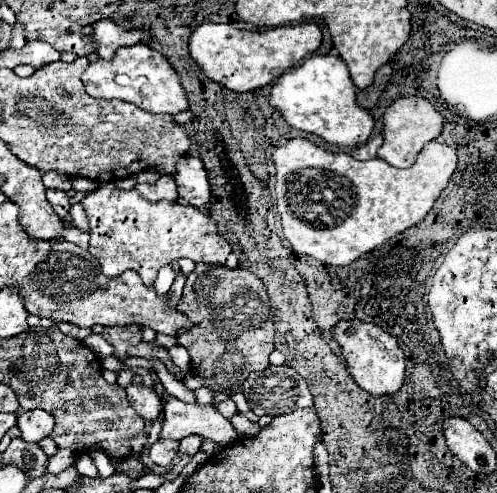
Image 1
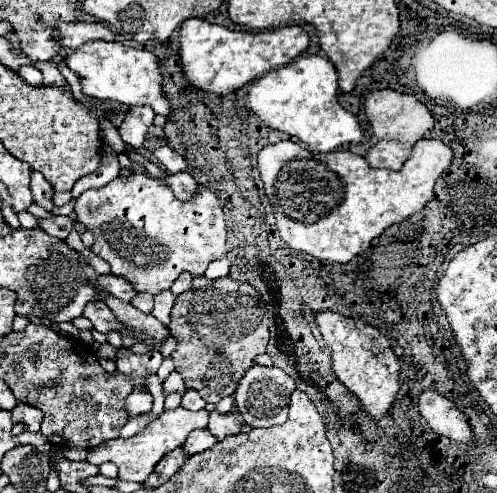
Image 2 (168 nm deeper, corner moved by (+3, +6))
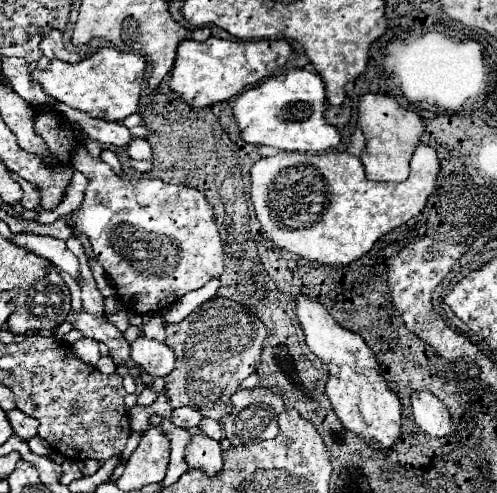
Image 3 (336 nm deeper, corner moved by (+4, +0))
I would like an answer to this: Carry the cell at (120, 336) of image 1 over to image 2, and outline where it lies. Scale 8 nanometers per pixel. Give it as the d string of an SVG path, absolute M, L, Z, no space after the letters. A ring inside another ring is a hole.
M95 302L89 308L85 308L85 318L89 318L93 322L93 328L107 334L111 330L121 332L123 324L119 320L115 320L115 316L111 314L111 308L105 302Z

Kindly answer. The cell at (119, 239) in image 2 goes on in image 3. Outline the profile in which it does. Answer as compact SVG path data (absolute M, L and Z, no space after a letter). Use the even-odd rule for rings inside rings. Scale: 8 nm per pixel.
M76 144L70 162L78 172L88 176L86 196L74 212L74 230L88 236L96 260L114 280L124 306L136 314L154 314L176 302L184 294L202 288L208 280L220 278L224 268L224 252L214 222L212 206L200 190L174 186L162 180L124 180L100 158L92 158L84 144Z

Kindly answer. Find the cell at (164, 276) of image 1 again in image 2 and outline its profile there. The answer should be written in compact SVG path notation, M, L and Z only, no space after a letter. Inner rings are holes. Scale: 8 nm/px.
M138 293L135 298L131 301L131 304L141 310L142 312L145 312L146 314L149 314L153 310L154 305L154 297L153 295L149 293Z

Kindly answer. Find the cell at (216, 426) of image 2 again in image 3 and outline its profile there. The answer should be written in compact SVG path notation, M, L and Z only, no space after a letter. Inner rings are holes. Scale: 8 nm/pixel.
M192 436L184 450L184 460L188 470L204 468L208 476L214 476L222 470L222 446L212 438Z

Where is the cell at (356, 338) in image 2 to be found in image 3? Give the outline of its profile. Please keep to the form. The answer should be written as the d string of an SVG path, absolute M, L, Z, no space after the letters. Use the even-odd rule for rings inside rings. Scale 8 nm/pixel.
M298 294L296 298L296 318L300 320L300 326L304 330L308 348L320 360L324 360L324 364L330 370L326 396L344 428L358 434L366 442L384 444L382 450L394 448L400 438L402 406L398 396L388 388L386 378L382 376L378 362L372 350L362 340L362 336L336 324L336 320L316 298L304 294Z

